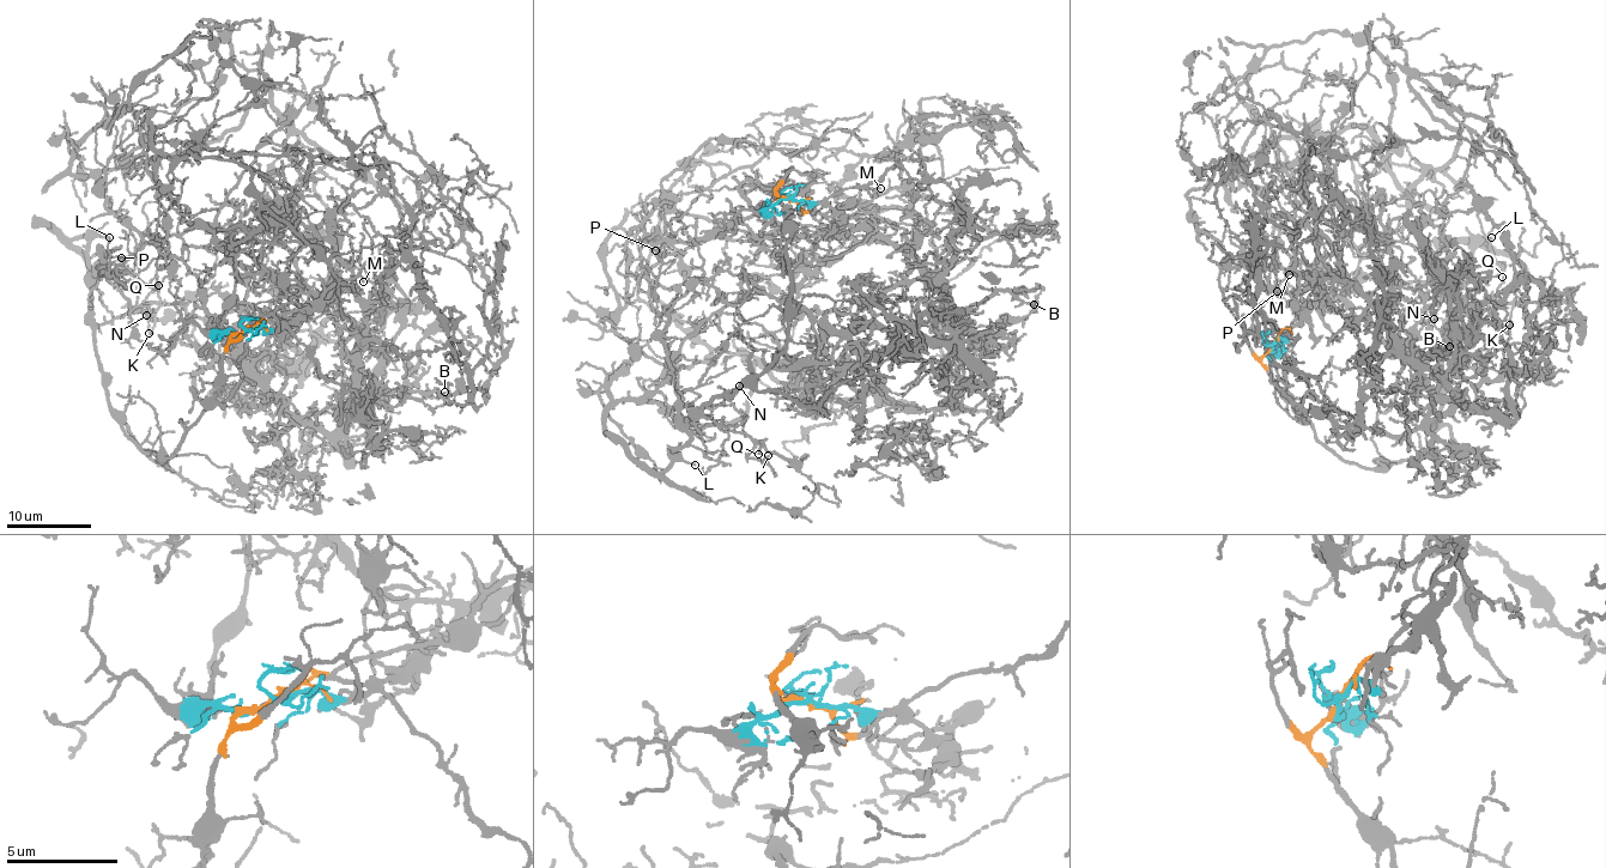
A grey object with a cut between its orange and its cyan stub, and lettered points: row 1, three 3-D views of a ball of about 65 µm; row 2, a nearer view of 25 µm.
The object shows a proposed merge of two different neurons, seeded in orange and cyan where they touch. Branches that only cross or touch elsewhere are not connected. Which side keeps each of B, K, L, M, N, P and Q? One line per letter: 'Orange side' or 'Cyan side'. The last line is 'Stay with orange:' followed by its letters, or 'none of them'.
B: Cyan side
K: Orange side
L: Orange side
M: Orange side
N: Orange side
P: Orange side
Q: Orange side
Stay with orange: K, L, M, N, P, Q

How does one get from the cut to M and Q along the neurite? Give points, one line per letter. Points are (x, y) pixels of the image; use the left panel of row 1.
M: (242, 332), (259, 320), (308, 309), (329, 289), (345, 279), (358, 275), (363, 283)
Q: (242, 332), (229, 345), (210, 406), (168, 457), (146, 453), (110, 406), (95, 328), (157, 302), (158, 285)

